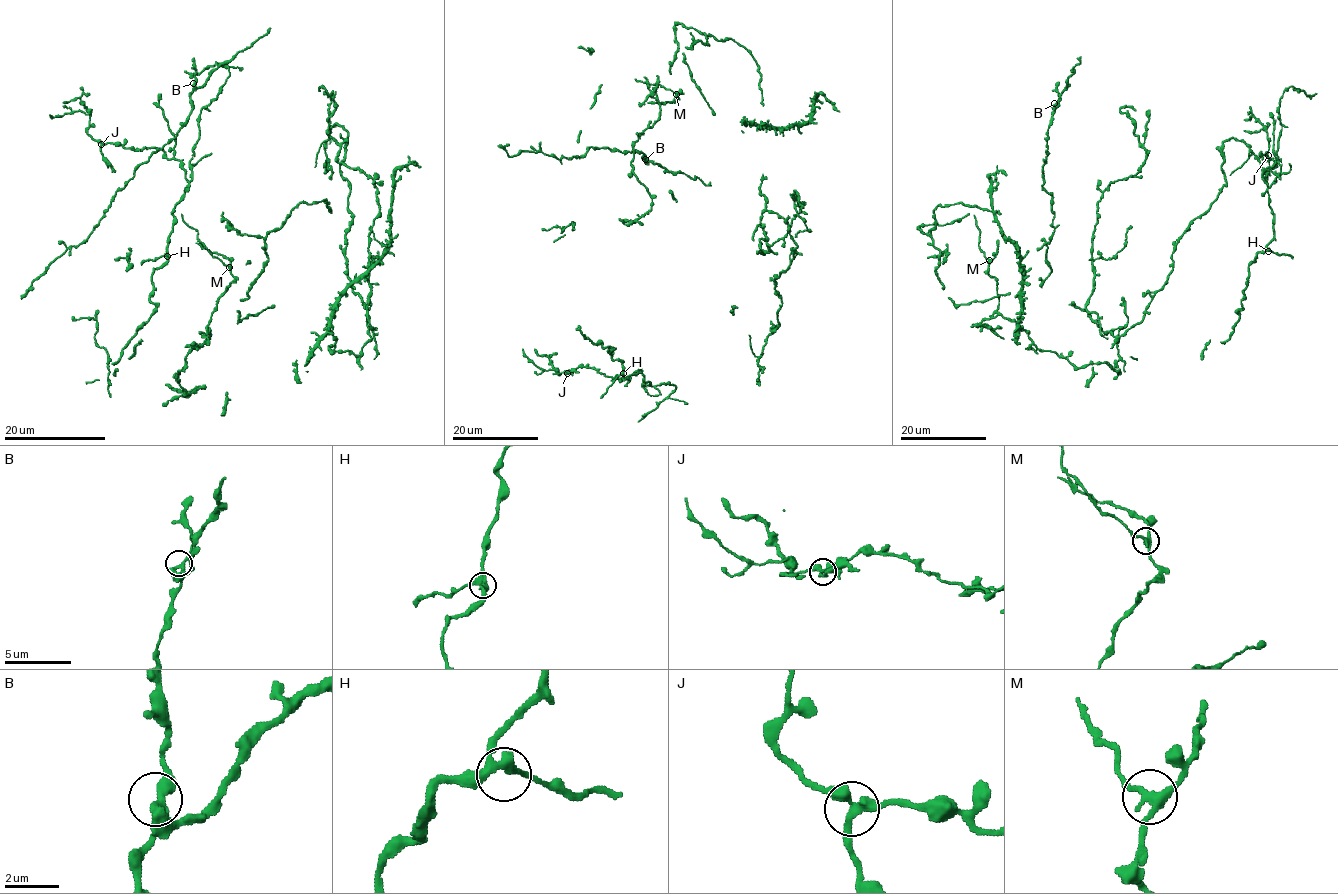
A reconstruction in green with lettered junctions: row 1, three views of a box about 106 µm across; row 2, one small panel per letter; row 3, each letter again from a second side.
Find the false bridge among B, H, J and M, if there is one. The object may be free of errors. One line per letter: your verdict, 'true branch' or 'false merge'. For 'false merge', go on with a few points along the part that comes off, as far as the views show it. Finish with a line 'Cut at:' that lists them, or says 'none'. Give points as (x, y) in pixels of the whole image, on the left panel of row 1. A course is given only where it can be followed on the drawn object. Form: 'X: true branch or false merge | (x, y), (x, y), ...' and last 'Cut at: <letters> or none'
B: true branch
H: true branch
J: true branch
M: false merge | (229, 266), (207, 249), (181, 213)
Cut at: M

